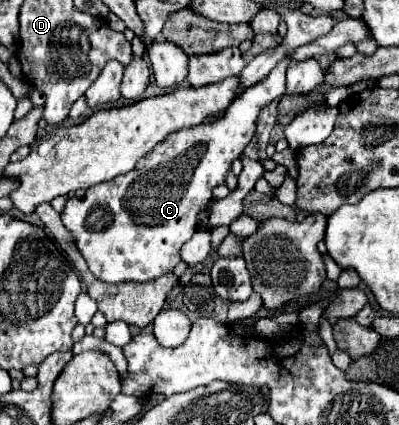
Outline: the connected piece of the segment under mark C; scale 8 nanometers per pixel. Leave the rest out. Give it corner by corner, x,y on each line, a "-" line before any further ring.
281,61
281,65
277,65
263,81
245,89
245,93
241,93
237,101
229,105
223,117
211,123
201,123
197,127
169,133
165,141
157,143
153,151
149,151
145,157
141,157
141,161
137,161
135,169
115,177
113,181
89,187
83,197
71,197
67,201
65,209
61,211
61,221
67,227
67,231
73,235
73,241
81,251
83,259
87,261
89,271
99,281
143,283
167,275
175,269
175,265
181,261
179,251
183,243
187,243
199,229
199,215
213,199
213,189
225,185
225,179
231,173
231,163
241,157
243,149
253,139
257,115
265,105
269,105
273,99
279,99
285,93
283,81
285,81
285,61

